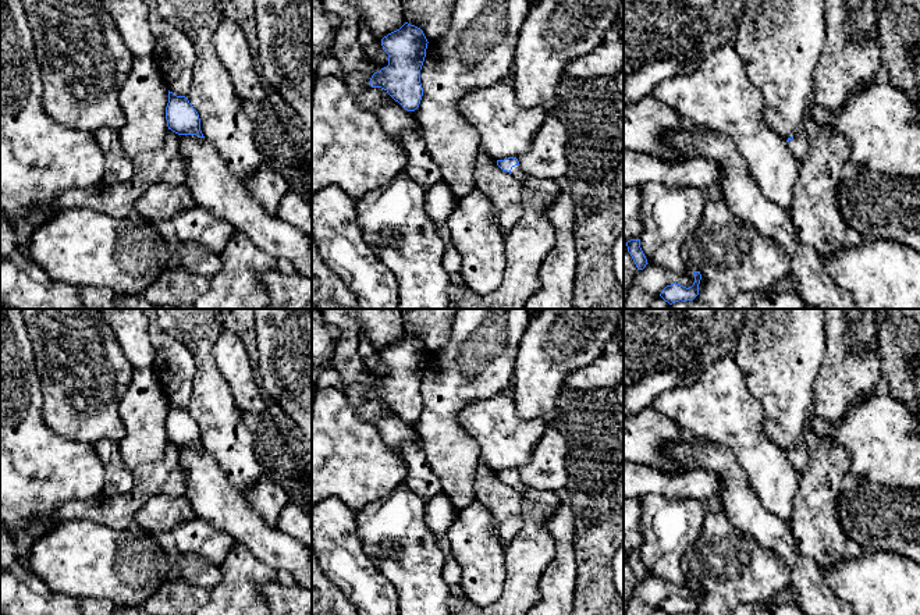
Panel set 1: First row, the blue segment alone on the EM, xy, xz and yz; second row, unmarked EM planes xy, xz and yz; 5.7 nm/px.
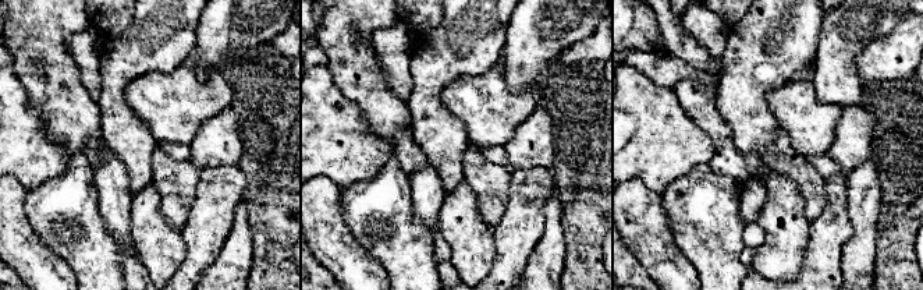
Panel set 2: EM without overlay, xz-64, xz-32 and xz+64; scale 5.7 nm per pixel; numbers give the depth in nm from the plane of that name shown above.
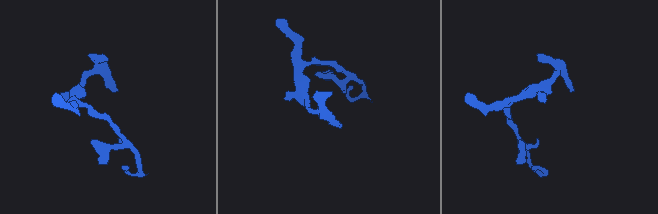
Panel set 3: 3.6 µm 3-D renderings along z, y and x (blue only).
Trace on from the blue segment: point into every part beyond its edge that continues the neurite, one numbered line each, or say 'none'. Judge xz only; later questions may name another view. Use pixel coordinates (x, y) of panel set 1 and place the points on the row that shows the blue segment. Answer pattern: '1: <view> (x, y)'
1: xz (517, 171)

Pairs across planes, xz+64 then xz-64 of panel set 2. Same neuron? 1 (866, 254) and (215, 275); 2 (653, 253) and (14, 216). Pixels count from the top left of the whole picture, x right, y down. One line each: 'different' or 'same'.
1: same
2: same

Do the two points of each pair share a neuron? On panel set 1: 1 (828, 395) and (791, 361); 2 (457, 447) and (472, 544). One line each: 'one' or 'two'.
1: two
2: two

